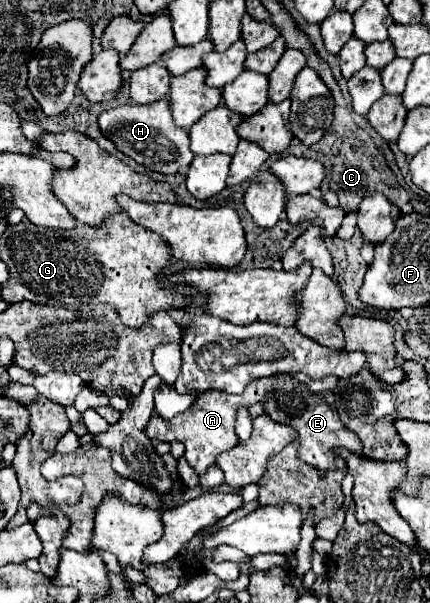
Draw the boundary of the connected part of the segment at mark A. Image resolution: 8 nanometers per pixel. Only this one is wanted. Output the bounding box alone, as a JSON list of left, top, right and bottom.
[145,377,276,475]

